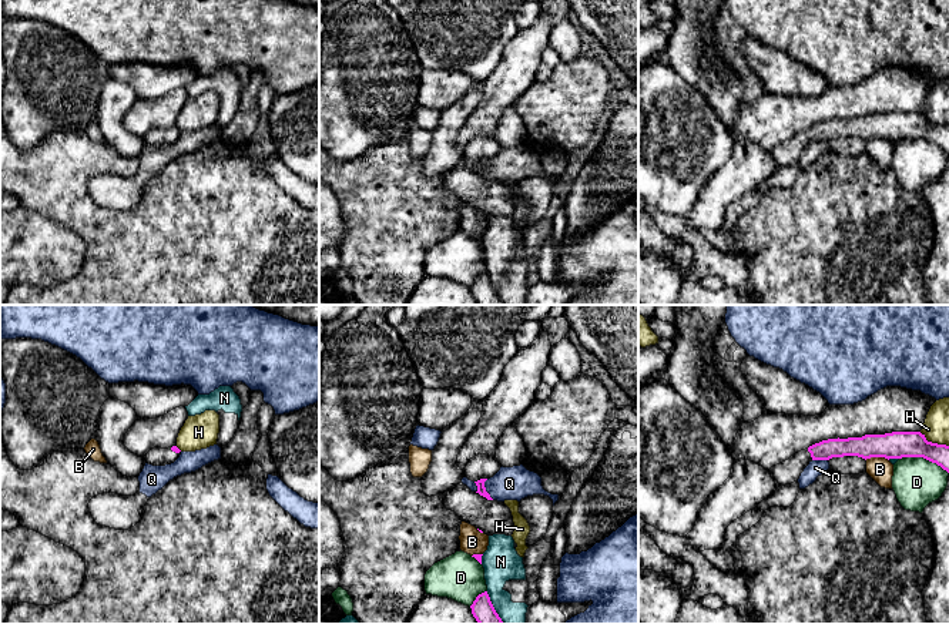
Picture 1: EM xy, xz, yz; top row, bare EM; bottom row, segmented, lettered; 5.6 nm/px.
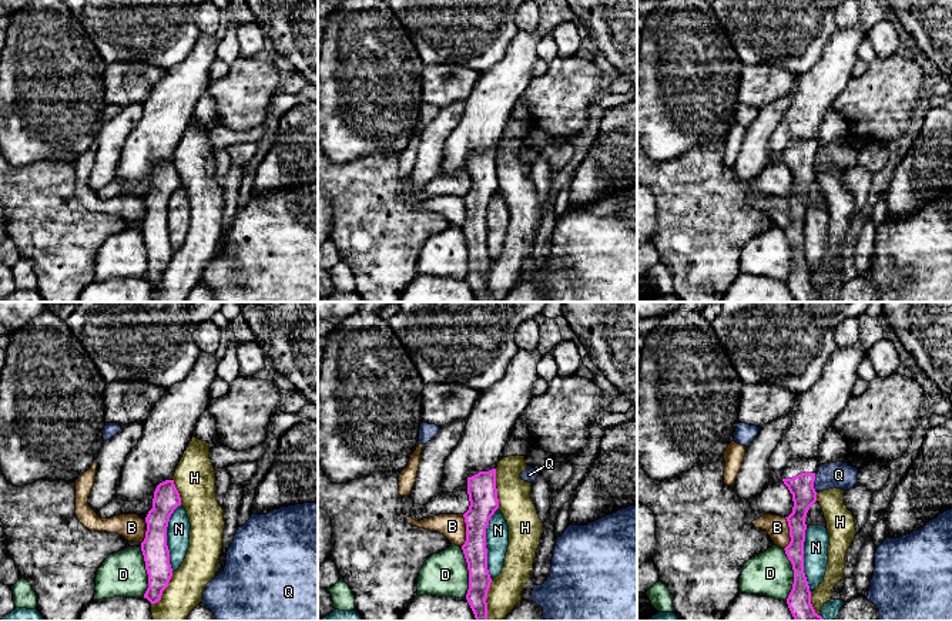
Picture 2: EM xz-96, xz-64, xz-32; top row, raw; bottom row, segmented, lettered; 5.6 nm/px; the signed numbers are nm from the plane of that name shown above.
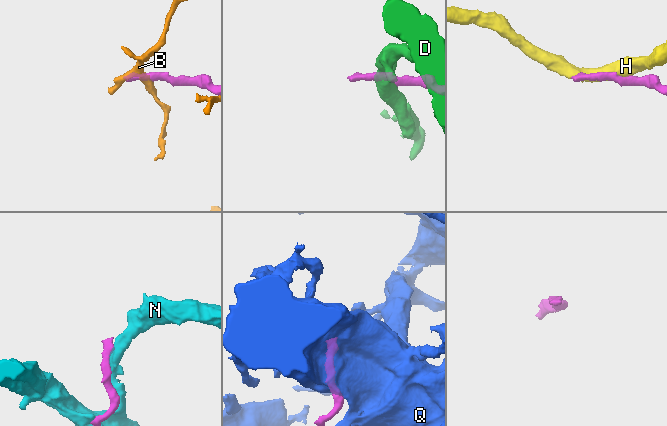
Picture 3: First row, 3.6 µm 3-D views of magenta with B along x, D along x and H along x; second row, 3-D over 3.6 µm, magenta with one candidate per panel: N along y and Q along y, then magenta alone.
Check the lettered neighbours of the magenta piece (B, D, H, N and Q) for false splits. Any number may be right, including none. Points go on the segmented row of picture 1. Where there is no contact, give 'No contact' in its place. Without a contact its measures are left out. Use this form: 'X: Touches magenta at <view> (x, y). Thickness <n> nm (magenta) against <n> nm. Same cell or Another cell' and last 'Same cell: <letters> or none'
B: Touches magenta at yz (877, 456). Thickness 160 nm (magenta) against 140 nm. Another cell
D: Touches magenta at yz (924, 458). Thickness 160 nm (magenta) against 280 nm. Another cell
H: Touches magenta at yz (934, 443). Thickness 160 nm (magenta) against 140 nm. Another cell
N: Touches magenta at xz (493, 607). Thickness 130 nm (magenta) against 200 nm. Another cell
Q: Touches magenta at xz (485, 489). Thickness 50 nm (magenta) against 190 nm. Another cell
Same cell: none

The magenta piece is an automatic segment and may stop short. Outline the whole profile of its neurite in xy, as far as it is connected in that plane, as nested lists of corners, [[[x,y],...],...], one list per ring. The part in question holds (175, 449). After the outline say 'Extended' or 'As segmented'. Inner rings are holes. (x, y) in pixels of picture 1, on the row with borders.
[[[177,446],[168,449],[154,447],[144,456],[144,460],[152,466],[165,466],[174,463],[180,454],[181,450]]]. Extended

